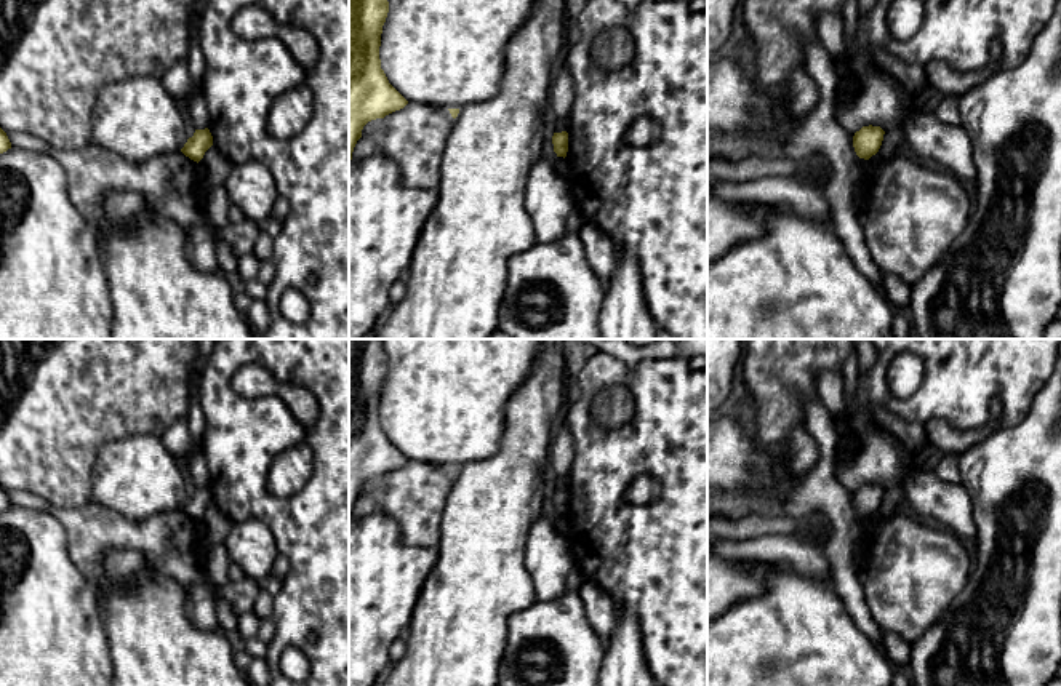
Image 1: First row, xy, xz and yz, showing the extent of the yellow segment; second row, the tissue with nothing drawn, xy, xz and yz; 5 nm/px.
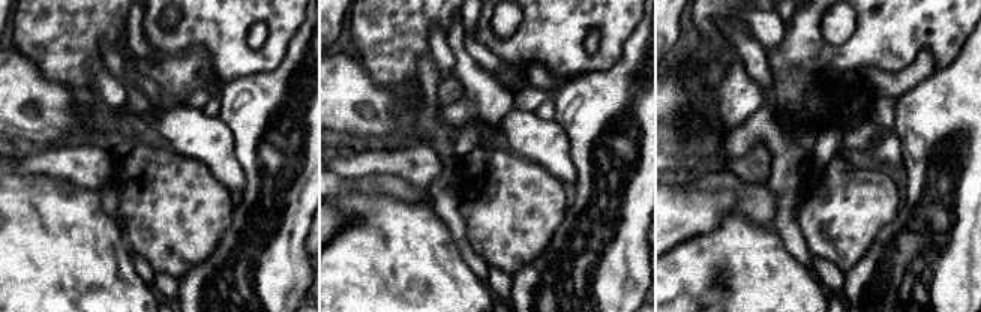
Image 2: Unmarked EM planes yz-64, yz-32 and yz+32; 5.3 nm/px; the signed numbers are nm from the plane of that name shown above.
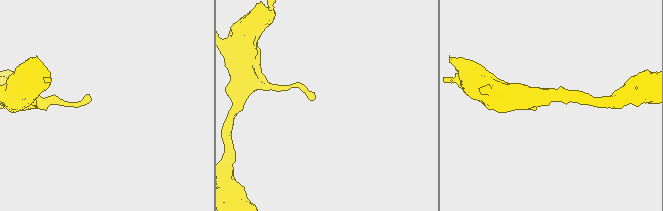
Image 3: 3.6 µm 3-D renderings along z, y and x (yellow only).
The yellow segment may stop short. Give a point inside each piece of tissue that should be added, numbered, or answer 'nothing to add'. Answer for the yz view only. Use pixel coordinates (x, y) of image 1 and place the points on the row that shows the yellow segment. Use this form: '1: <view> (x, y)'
nothing to add

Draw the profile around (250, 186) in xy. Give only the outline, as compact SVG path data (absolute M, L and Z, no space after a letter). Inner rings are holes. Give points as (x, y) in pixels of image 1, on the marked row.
M258 160L234 165L224 182L230 205L238 206L246 221L264 224L278 197L272 173Z

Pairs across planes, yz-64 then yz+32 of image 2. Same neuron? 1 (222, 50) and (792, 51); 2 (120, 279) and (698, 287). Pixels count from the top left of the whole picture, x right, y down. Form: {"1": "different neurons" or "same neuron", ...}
{"1": "same neuron", "2": "same neuron"}

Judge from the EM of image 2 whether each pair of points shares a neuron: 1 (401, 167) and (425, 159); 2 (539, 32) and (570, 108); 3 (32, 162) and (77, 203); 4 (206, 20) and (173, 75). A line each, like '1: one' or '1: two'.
1: one
2: two
3: two
4: two

